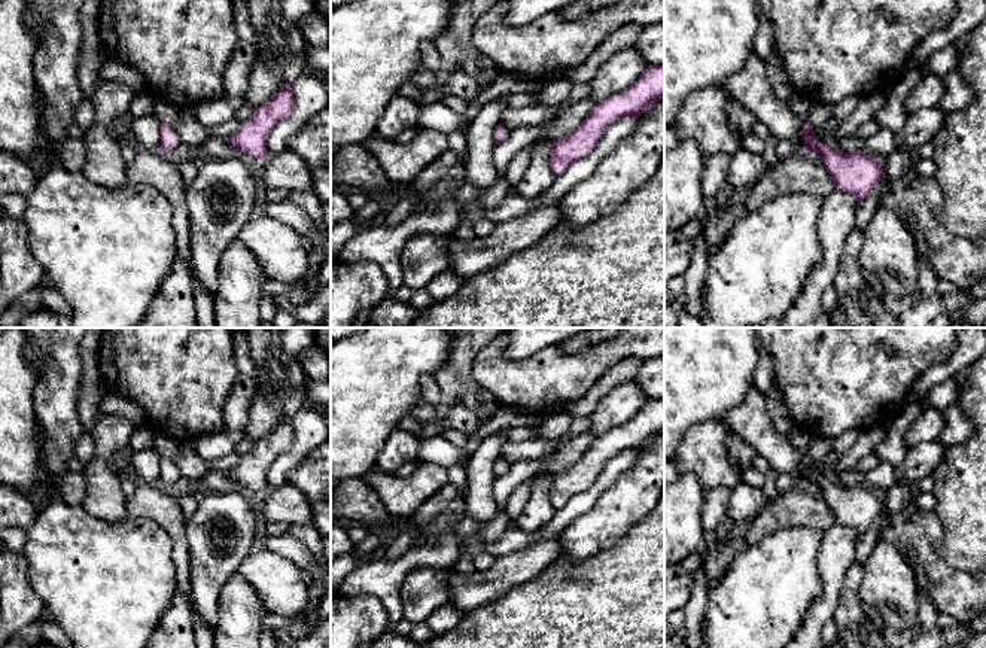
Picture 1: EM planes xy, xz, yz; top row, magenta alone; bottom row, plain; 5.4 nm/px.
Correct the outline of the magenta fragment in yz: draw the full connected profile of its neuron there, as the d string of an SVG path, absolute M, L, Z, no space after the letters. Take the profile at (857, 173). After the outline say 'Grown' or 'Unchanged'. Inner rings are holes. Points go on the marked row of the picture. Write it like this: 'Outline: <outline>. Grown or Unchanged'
Outline: M809 122L803 127L804 150L816 153L831 174L836 189L852 194L859 206L885 179L882 164L861 150L849 153L831 149L827 143L816 142L812 130Z. Unchanged

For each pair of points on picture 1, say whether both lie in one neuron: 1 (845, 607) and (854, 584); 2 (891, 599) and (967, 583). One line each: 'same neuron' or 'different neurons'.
1: same neuron
2: different neurons

